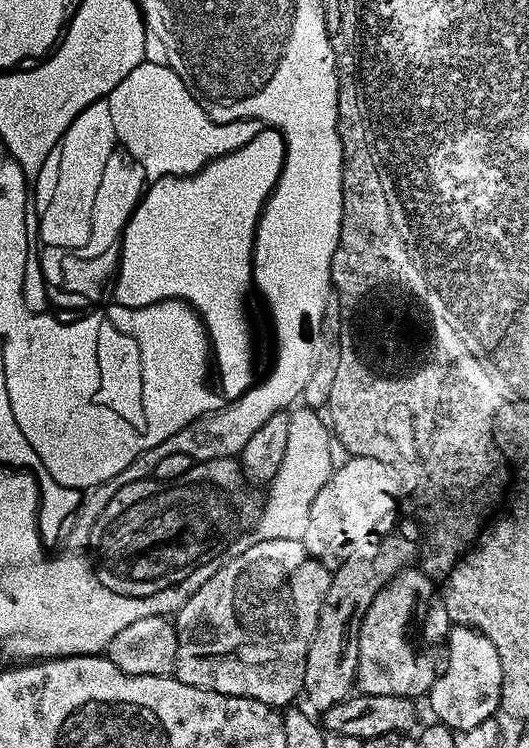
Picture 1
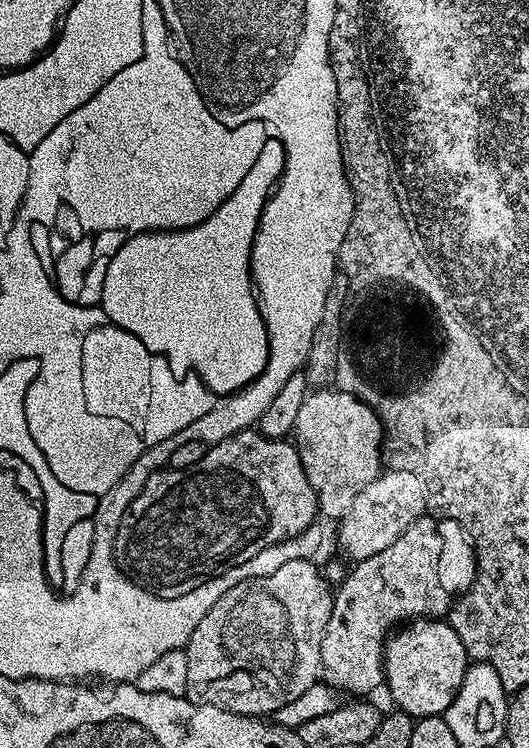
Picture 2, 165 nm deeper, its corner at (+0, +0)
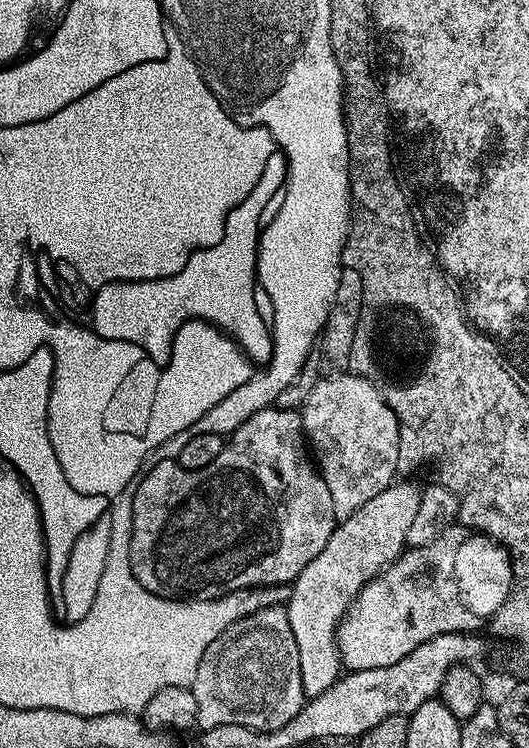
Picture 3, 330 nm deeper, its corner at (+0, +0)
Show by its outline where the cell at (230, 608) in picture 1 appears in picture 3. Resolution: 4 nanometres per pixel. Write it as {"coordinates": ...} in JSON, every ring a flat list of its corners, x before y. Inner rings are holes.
{"coordinates":[[287,607,260,608,218,634,206,646,190,687,198,702,196,723,201,729,237,724,269,732,286,726,306,703,298,642,290,630]]}

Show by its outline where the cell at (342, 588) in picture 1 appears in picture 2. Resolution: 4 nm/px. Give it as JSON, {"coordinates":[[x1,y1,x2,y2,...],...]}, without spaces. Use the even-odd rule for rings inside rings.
{"coordinates":[[425,514,419,520,414,521,398,538,394,538,394,542,390,542,390,546,386,546,386,550,381,550,380,553,374,554,374,558,366,558,359,561,355,565,356,568,347,573,344,579,340,581,335,589,332,598,332,613,330,614,330,622,326,622,326,630,322,638,322,662,320,670,322,680,325,684,331,684,333,688,341,693,353,692,351,695,356,698,364,698,372,692,376,687,381,687,384,684,384,645,386,637,390,630,395,629,401,622,411,621,413,618,440,618,447,613,450,605,455,601,456,597,467,592,472,587,472,577,474,575,474,549,472,542,468,538,468,533,464,527,453,520,445,520,443,518,436,519,431,515]]}

